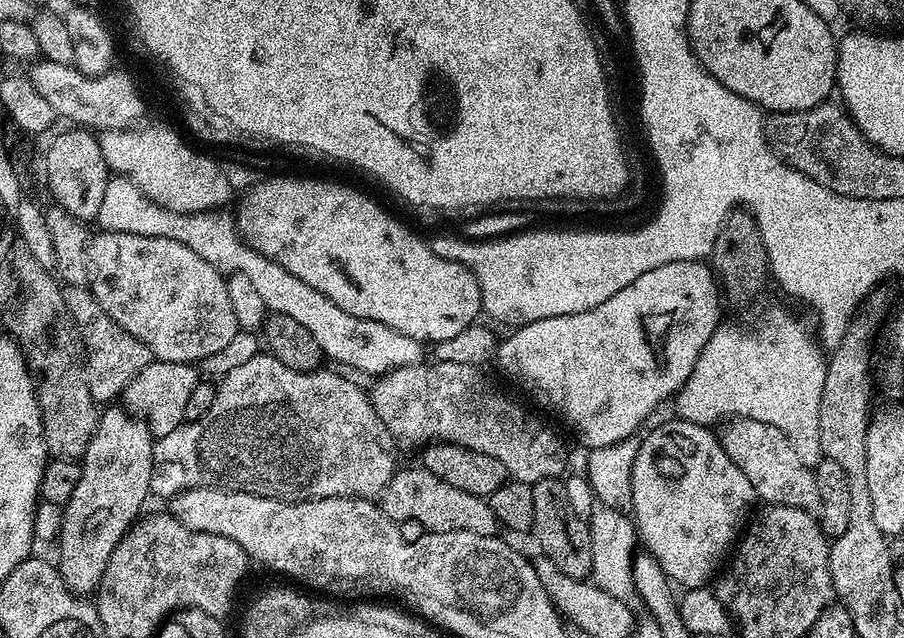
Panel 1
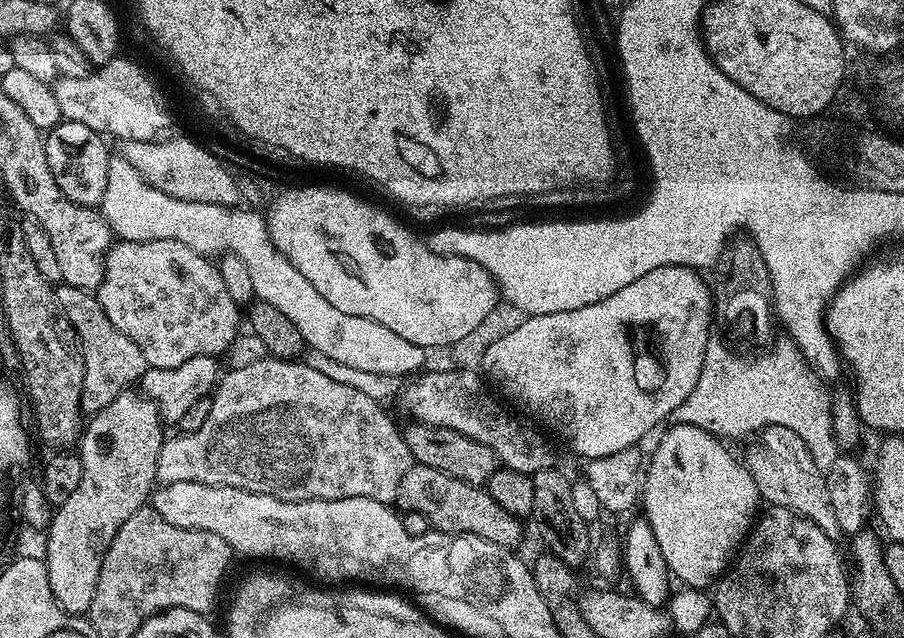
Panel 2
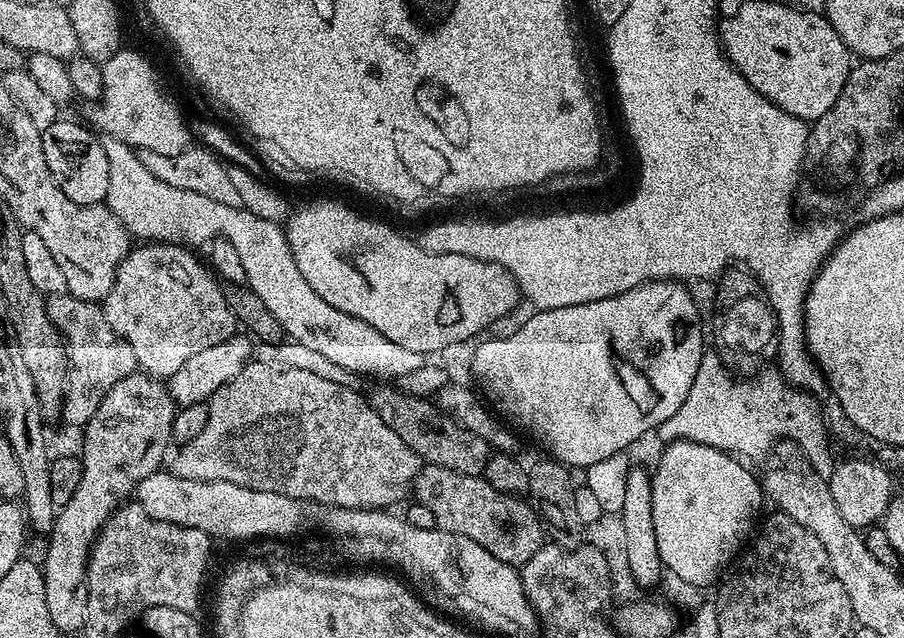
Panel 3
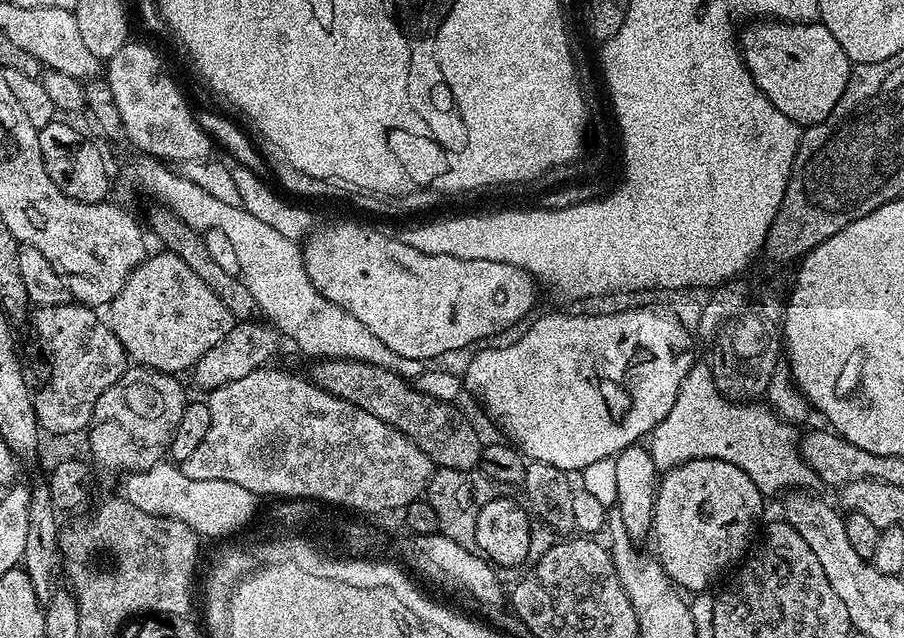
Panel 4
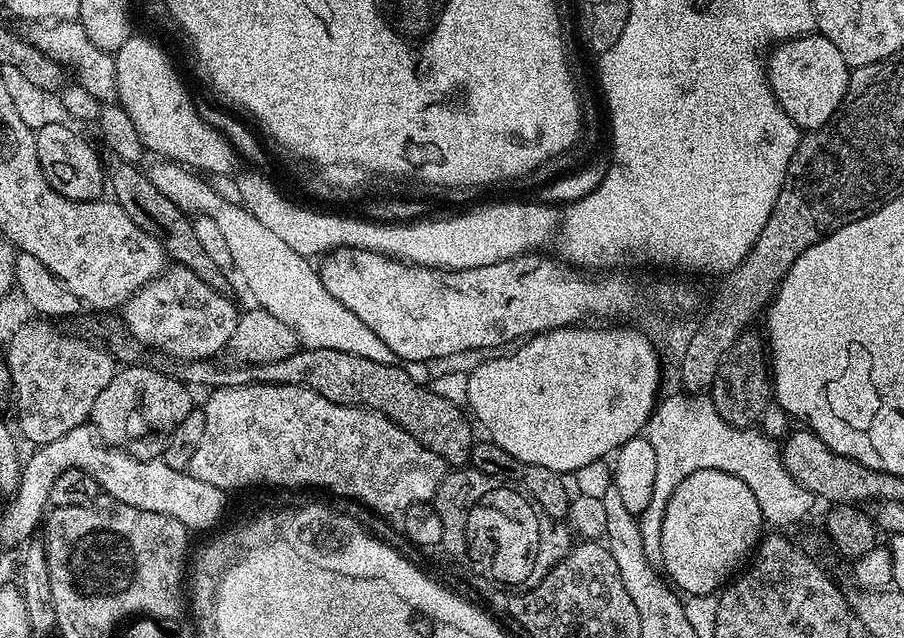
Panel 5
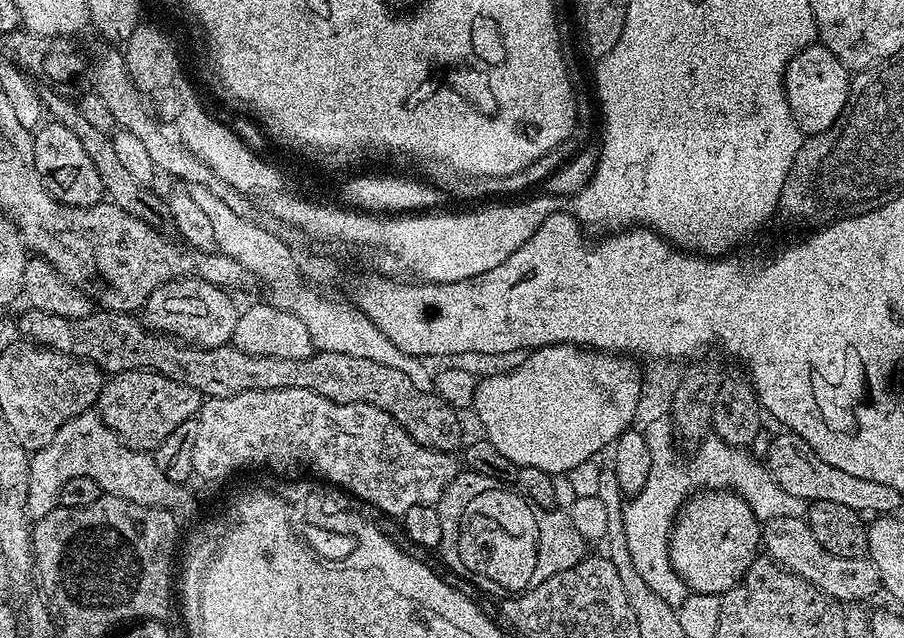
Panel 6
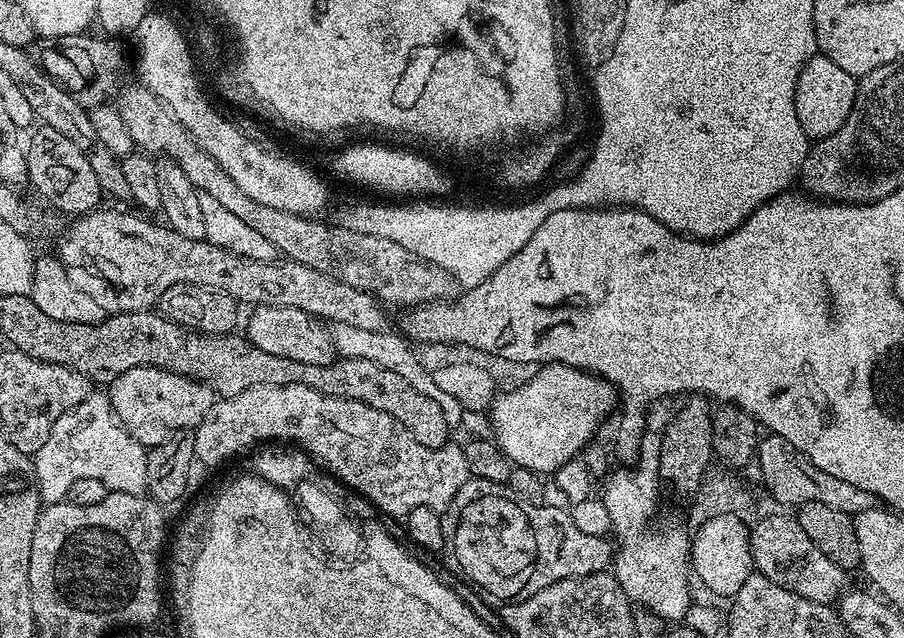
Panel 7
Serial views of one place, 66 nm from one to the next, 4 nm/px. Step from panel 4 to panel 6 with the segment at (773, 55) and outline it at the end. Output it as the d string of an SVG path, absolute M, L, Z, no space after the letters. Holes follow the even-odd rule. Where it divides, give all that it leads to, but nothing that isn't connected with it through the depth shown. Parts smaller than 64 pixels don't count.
M819 42L803 48L784 71L784 93L790 106L790 114L794 122L798 122L800 131L808 136L825 132L827 128L834 126L848 101L849 87L850 70Z

